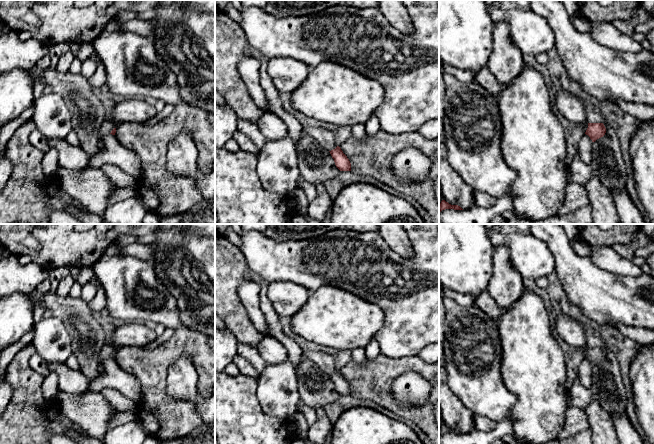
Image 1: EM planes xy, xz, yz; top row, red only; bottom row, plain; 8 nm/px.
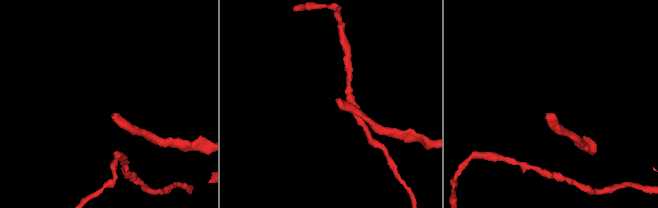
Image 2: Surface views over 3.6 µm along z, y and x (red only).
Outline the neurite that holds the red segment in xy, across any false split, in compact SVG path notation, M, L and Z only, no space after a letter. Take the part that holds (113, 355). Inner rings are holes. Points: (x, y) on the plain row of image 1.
M107 343L103 346L101 353L100 353L100 359L102 361L112 358L115 359L116 357L116 348L114 346L108 345Z

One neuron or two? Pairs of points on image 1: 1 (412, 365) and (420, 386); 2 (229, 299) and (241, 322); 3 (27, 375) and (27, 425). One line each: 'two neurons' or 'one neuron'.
1: two neurons
2: one neuron
3: one neuron

